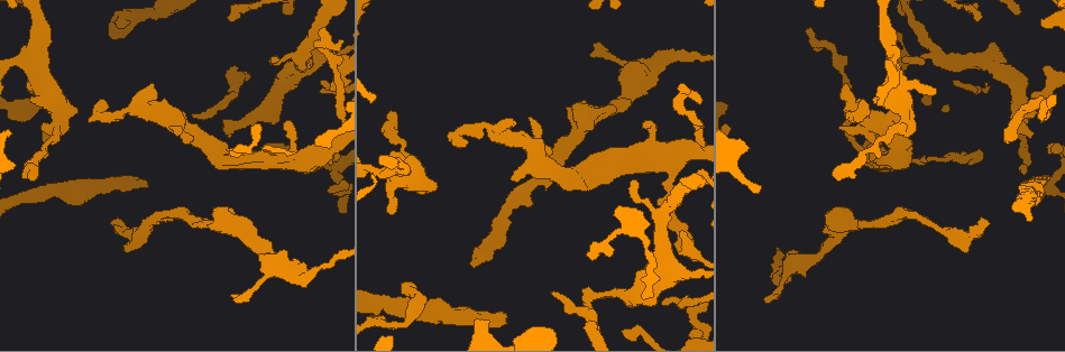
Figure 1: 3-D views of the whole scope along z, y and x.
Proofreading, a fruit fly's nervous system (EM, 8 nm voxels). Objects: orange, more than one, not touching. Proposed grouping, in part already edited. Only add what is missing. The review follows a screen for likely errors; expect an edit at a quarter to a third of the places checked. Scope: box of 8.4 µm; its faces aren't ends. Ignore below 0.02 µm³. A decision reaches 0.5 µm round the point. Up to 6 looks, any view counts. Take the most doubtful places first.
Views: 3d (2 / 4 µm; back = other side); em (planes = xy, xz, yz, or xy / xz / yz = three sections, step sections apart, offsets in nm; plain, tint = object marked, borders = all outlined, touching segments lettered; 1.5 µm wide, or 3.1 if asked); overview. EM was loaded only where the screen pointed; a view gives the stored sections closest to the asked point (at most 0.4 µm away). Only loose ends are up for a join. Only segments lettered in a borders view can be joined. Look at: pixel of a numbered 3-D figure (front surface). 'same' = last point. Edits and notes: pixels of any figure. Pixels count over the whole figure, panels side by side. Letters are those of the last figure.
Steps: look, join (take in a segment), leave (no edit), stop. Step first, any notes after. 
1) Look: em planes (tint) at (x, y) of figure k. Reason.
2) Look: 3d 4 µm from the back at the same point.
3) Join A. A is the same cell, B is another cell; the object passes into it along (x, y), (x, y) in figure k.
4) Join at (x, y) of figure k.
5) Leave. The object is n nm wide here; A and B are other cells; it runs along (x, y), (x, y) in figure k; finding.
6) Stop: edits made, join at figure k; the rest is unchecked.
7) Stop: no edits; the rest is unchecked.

Look: em yz step 4 (borders) at (114, 219) of figure 1. Branch stops here.

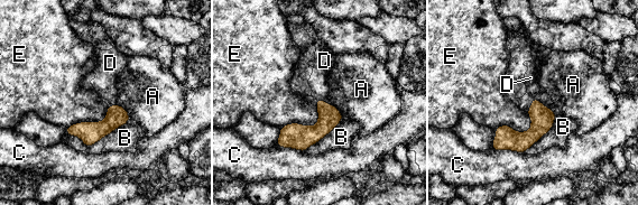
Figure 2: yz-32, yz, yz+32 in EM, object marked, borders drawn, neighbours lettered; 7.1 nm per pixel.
Look: em planes (borders) at the same point.

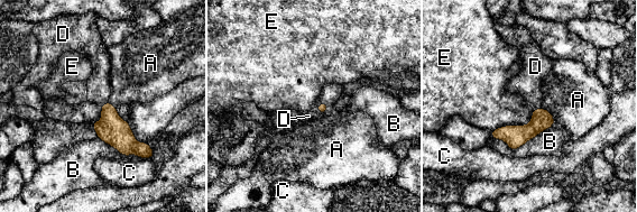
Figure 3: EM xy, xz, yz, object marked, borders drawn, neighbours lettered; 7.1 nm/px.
Join D. D is the same cell, A, B, C and E are other cells; it goes on there.

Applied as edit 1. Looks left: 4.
Look: overview. See it whole again.

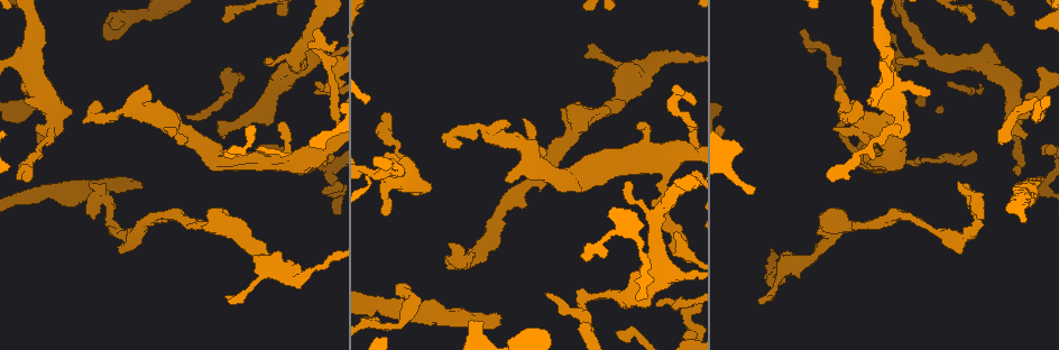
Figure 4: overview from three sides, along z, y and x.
Look: em planes (borders) at (124, 23) of figure 4. An open end.

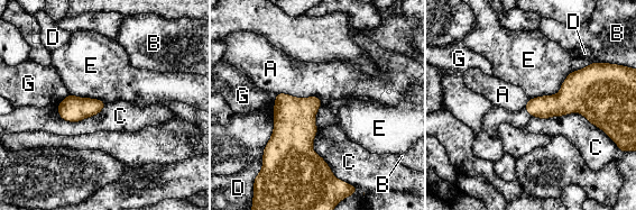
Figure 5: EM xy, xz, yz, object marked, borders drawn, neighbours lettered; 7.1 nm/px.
Leave. A, B, C, D, E and G are other cells; a border runs along (572, 71), (558, 92), (530, 99) in figure 5; none of them fits.

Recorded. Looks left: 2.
Look: 3d 4 µm at (975, 152) of figure 4. An open end.

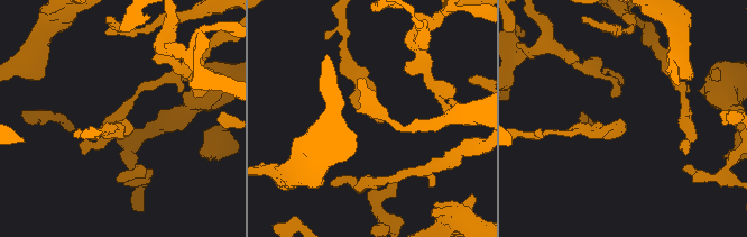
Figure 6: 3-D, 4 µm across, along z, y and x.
Look: em planes (borders) at (376, 120) of figure 6. Now the EM.

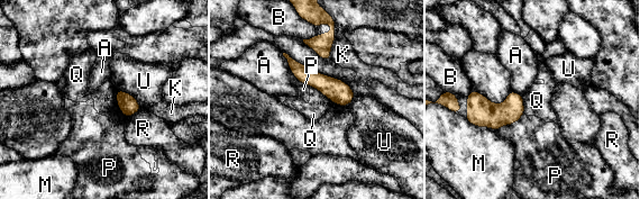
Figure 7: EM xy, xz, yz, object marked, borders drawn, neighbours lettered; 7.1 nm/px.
Leave. A, B, K, M, P, Q, R and U are other cells; it runs along (290, 61), (302, 73), (349, 98) in figure 7; no lettered segment goes on from it.

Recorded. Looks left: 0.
Stop: edits made, join at figure 3; the rest is unchecked.

